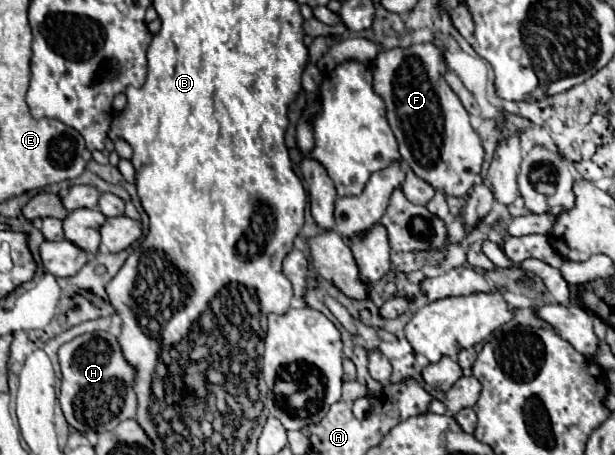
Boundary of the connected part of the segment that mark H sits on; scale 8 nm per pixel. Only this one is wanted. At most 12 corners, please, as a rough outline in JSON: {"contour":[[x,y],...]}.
{"contour":[[114,334],[58,350],[72,428],[136,418],[136,370]]}

